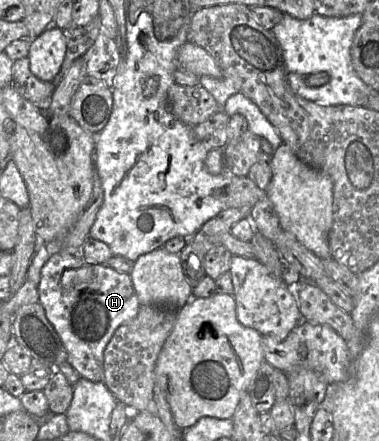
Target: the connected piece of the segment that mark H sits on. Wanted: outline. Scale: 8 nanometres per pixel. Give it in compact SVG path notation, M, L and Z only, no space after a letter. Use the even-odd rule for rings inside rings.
M55 249L41 269L41 279L38 282L39 302L45 310L45 315L59 335L68 354L68 362L81 378L92 382L104 380L104 350L115 331L123 324L133 320L141 306L136 295L130 273L120 273L104 264L91 264L80 253L70 253L67 250ZM74 269L77 274L73 278L74 286L63 288L60 284L65 270Z

